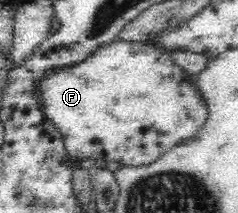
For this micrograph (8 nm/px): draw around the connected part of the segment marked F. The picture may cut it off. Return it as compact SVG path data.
M120 39L112 44L100 47L92 56L89 56L89 59L79 62L73 68L65 68L65 70L59 70L59 72L49 72L49 76L39 86L39 101L43 105L45 115L61 131L67 154L69 154L74 162L87 158L93 160L103 158L107 163L119 162L121 167L140 167L151 164L176 144L183 142L183 140L193 138L205 126L208 116L207 101L203 99L203 95L201 95L201 91L197 87L196 75L188 73L181 65L175 63L171 56L157 53L157 50L153 46L149 46L147 42L129 42L121 41Z

